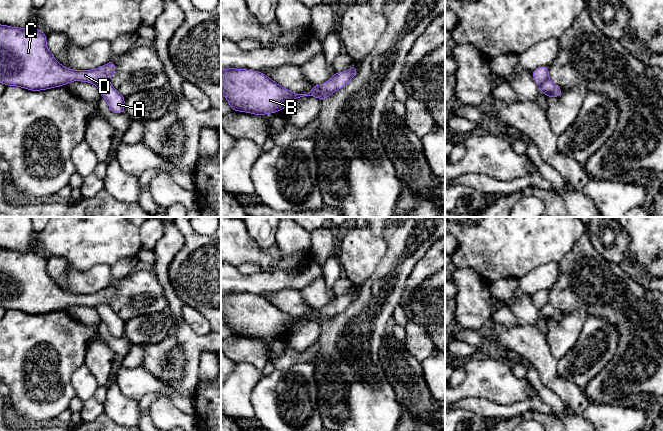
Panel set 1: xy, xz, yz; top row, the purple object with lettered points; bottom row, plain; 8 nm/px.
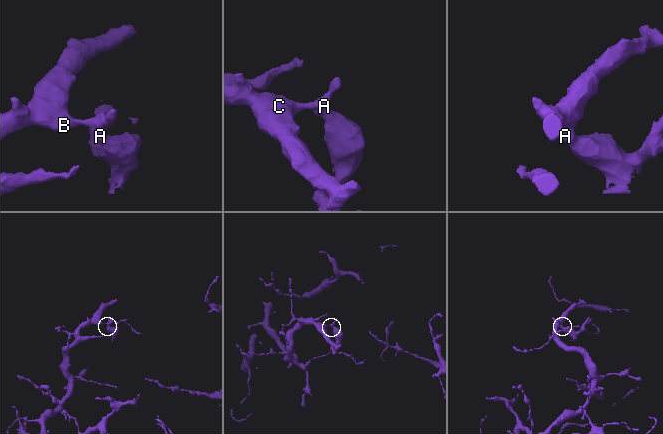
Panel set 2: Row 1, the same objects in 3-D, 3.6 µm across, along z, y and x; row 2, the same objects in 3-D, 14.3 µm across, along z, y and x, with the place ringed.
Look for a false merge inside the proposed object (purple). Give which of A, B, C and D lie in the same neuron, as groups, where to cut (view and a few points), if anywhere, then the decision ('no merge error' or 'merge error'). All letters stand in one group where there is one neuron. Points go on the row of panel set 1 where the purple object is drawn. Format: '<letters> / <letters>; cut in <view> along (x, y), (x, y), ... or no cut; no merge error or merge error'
A / B C D; cut in xy along (107, 80), (99, 80), (95, 84); merge error

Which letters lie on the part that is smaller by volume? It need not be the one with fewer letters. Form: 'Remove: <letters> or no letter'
Remove: A

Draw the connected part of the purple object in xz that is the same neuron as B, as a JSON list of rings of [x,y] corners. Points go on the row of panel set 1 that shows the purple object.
[[[357,66],[344,72],[336,72],[322,85],[313,85],[307,94],[294,93],[273,81],[261,71],[248,69],[221,69],[221,93],[232,111],[254,115],[277,113],[303,96],[321,98],[323,93],[334,93],[357,74]]]

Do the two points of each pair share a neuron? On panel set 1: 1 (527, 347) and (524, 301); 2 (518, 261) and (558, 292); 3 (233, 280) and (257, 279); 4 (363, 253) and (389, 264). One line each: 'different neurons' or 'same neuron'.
1: different neurons
2: different neurons
3: same neuron
4: different neurons

